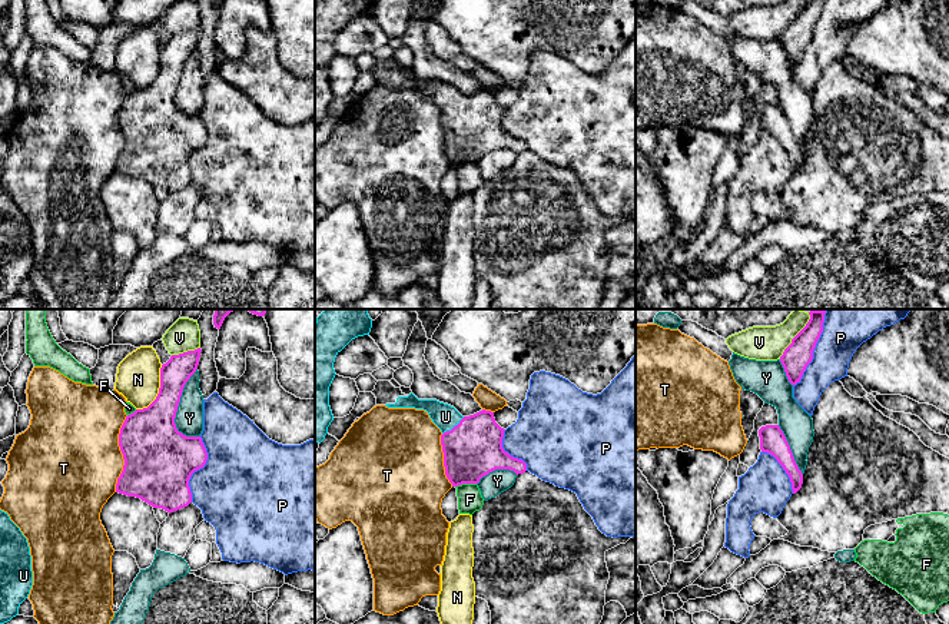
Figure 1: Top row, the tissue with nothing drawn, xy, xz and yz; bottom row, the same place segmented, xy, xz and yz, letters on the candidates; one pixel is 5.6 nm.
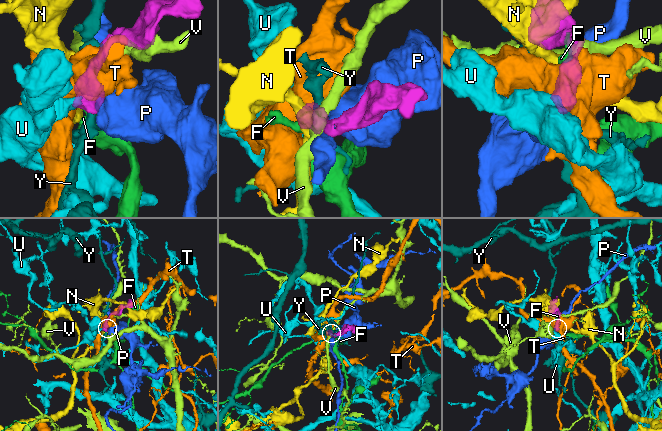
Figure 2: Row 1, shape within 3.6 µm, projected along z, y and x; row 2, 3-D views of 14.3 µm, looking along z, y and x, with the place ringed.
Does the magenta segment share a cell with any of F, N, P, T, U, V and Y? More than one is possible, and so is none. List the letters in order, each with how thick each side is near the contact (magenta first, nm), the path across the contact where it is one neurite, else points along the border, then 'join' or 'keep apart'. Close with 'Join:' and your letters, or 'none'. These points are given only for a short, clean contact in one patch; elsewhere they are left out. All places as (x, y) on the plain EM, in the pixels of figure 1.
F: calibres 320 and 140 nm; border xz (475, 162), (463, 162), (455, 166); keep apart
N: calibres 300 and 240 nm; keep apart
P: calibres 400 and 460 nm; keep apart
T: calibres 400 and 480 nm; keep apart
U: calibres 320 and 140 nm; way xz (473, 128), (454, 106), (445, 96); join
V: calibres 160 and 190 nm; border yz (809, 0), (779, 37); keep apart
Y: calibres 320 and 160 nm; keep apart
Join: U

